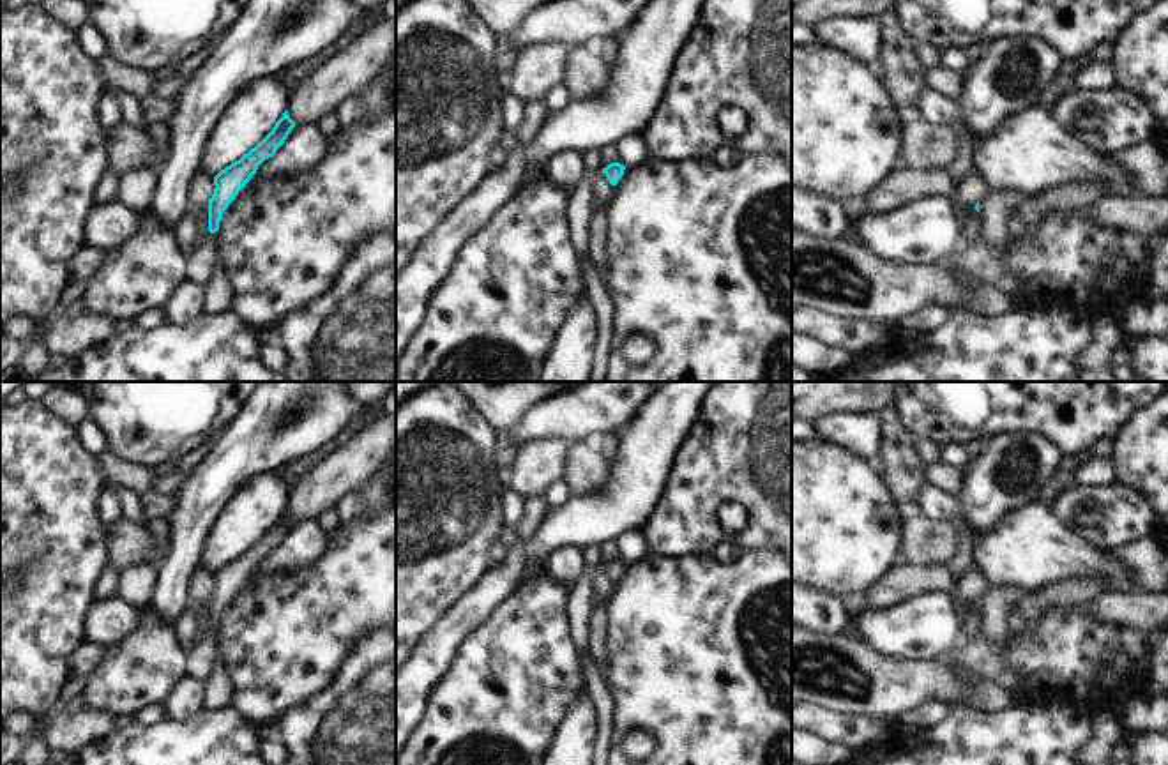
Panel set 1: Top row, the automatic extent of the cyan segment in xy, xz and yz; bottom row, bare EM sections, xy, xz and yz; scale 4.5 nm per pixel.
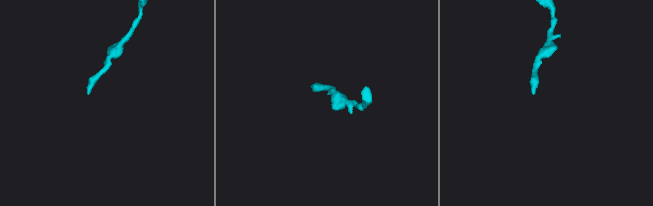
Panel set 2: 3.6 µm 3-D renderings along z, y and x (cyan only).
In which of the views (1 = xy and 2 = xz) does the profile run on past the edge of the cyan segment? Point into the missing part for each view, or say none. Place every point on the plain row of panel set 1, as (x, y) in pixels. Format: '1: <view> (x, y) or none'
1: none
2: none

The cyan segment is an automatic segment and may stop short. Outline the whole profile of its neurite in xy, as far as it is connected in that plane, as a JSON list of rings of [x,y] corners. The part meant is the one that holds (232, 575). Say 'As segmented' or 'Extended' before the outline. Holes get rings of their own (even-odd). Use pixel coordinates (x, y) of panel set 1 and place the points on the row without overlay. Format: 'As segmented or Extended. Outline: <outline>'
As segmented. Outline: [[[288,505],[276,518],[272,526],[239,557],[231,558],[214,572],[214,590],[209,595],[209,627],[219,625],[221,613],[228,601],[235,595],[239,587],[253,574],[258,562],[272,553],[284,539],[295,518],[290,514]]]

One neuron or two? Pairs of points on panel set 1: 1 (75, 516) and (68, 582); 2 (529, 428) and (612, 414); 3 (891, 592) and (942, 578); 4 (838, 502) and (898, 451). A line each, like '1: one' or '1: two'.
1: one
2: one
3: one
4: two

